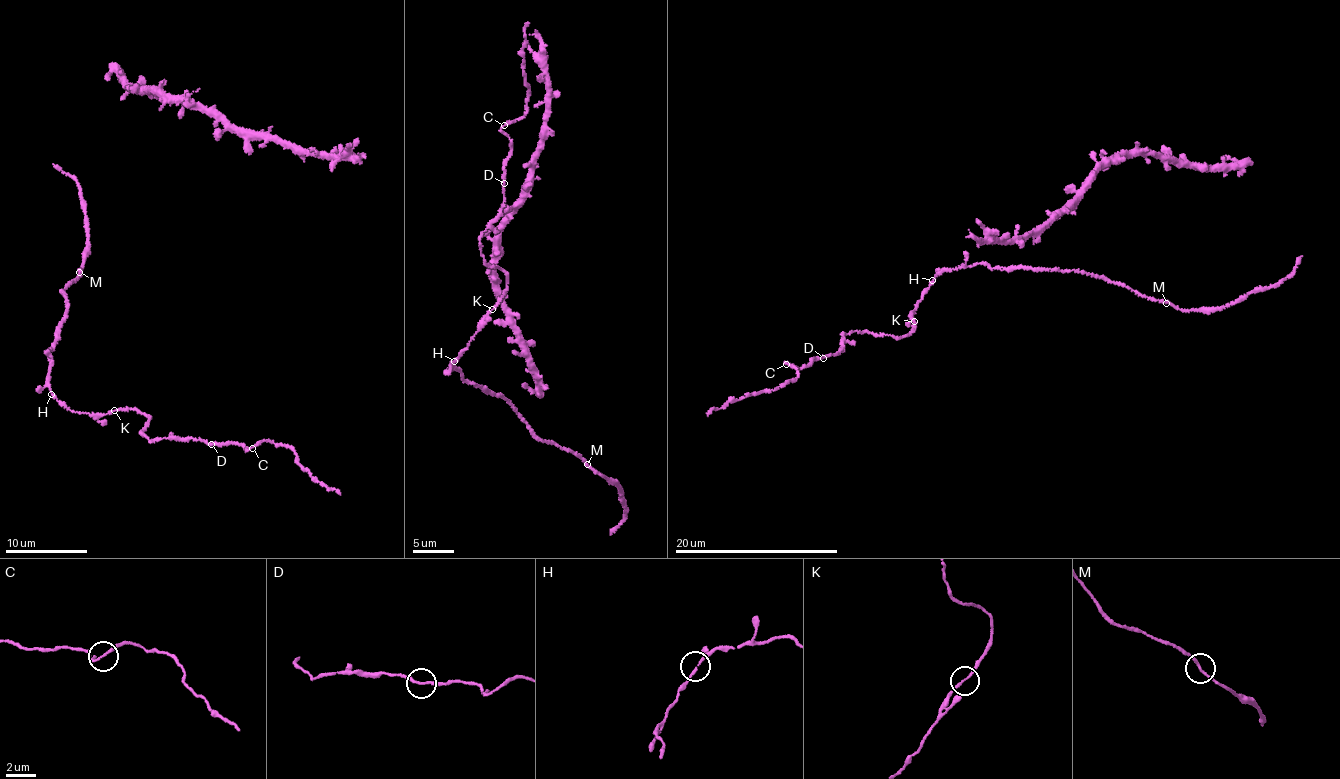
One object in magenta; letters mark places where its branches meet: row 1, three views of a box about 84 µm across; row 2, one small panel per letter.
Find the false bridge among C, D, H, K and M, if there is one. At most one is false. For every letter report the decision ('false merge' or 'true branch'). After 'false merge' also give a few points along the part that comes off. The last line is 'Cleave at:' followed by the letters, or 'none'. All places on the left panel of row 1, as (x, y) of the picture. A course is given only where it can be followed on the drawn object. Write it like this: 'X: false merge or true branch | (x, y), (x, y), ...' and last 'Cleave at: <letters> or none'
C: true branch
D: true branch
H: true branch
K: true branch
M: true branch
Cleave at: none

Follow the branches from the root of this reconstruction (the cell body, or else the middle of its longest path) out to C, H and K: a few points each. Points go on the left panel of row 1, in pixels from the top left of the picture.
C: (81, 270), (63, 290), (68, 310), (48, 354), (53, 395), (72, 412), (140, 411), (150, 441), (251, 447)
H: (81, 270), (63, 290), (68, 310), (48, 354), (51, 393)
K: (81, 270), (63, 290), (68, 310), (48, 354), (52, 363), (49, 388), (72, 412), (96, 415), (114, 410)

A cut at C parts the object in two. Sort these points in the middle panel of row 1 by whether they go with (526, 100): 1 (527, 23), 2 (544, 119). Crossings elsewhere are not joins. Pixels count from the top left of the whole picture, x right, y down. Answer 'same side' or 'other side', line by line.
1: same side
2: other side

